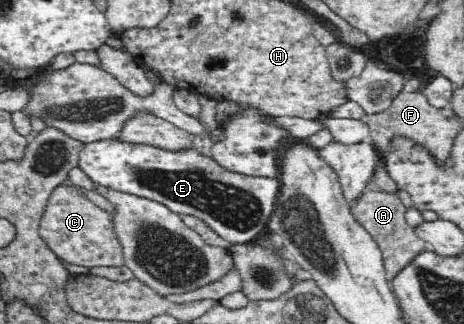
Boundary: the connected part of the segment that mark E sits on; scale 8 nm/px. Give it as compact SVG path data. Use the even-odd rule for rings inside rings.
M119 137L102 139L84 144L79 152L78 166L93 183L161 203L177 214L193 215L232 244L247 244L267 232L267 222L275 211L277 197L281 191L280 177L253 176L226 170L213 156L203 154L194 145L169 150L159 148L155 144L125 142L119 140Z

